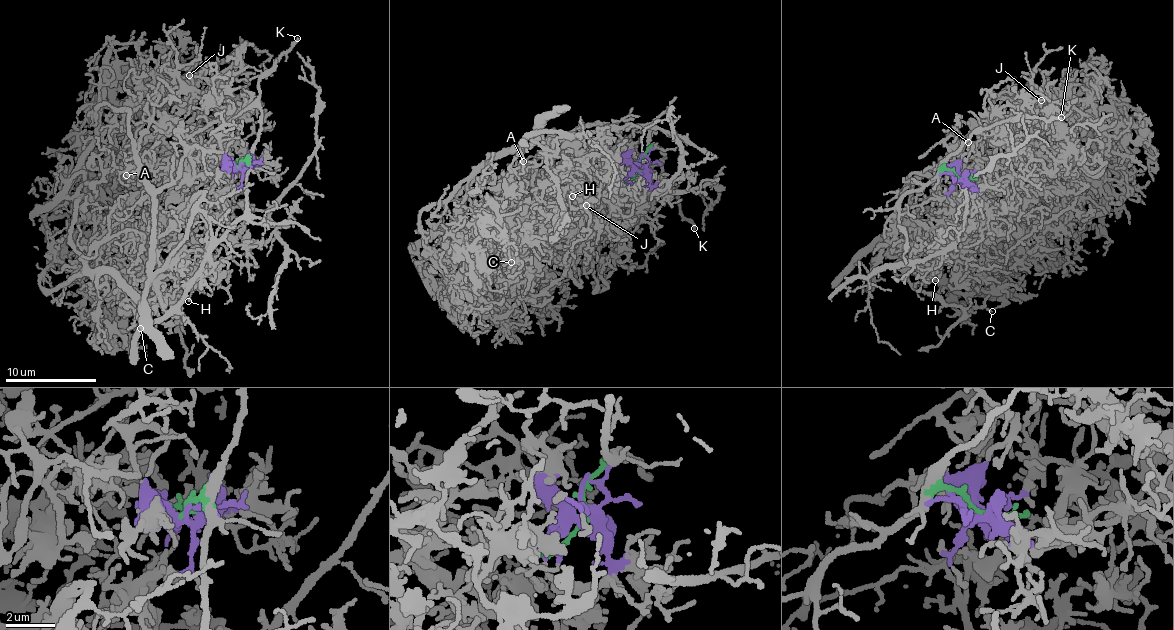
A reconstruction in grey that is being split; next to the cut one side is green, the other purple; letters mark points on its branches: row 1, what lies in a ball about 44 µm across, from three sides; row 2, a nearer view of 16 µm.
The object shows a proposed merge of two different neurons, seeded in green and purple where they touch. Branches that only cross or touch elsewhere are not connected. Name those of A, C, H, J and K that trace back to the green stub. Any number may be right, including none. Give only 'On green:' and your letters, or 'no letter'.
On green: K

